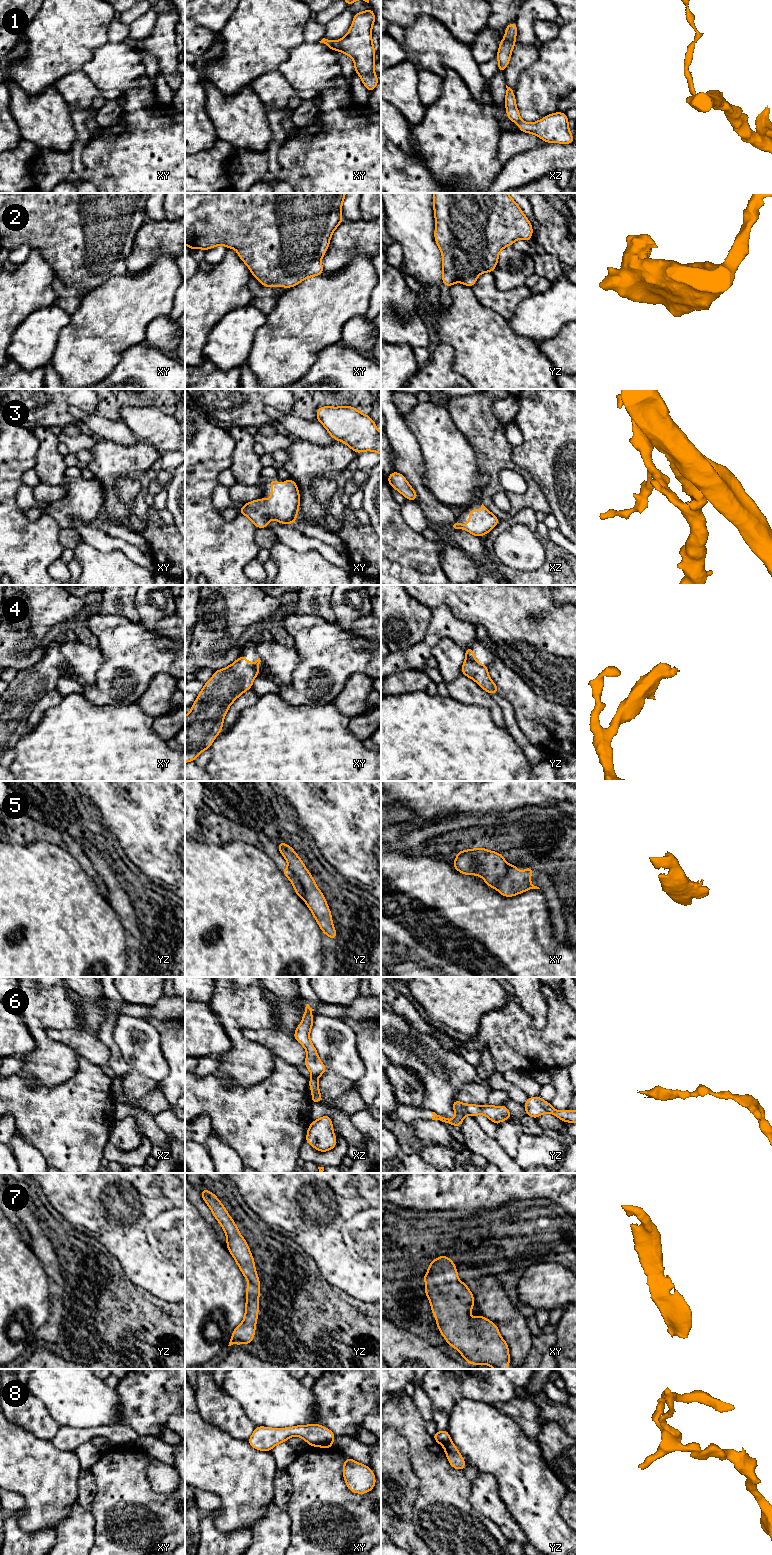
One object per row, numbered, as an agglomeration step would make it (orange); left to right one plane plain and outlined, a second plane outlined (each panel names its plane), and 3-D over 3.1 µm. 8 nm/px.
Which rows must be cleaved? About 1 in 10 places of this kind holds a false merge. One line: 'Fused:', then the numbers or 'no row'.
Fused: 5

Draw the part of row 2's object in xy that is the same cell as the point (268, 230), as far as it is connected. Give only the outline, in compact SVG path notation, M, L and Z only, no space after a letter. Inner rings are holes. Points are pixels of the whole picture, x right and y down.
M185 193L185 244L191 250L200 248L206 251L217 245L233 248L262 286L292 288L308 277L323 274L321 258L328 249L334 230L343 221L341 208L345 195L346 193Z

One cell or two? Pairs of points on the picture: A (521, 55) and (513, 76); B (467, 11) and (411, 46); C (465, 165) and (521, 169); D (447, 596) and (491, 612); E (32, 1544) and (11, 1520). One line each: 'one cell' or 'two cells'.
A: one cell
B: two cells
C: two cells
D: one cell
E: one cell

